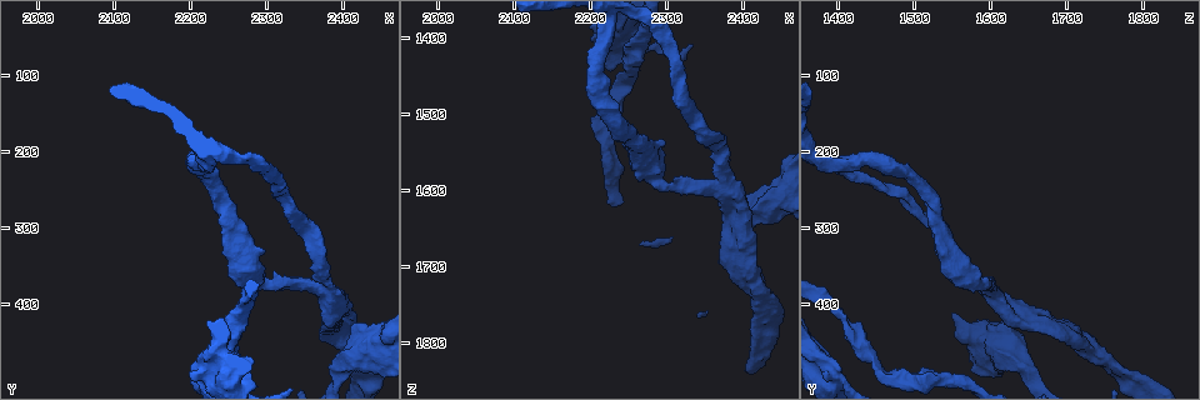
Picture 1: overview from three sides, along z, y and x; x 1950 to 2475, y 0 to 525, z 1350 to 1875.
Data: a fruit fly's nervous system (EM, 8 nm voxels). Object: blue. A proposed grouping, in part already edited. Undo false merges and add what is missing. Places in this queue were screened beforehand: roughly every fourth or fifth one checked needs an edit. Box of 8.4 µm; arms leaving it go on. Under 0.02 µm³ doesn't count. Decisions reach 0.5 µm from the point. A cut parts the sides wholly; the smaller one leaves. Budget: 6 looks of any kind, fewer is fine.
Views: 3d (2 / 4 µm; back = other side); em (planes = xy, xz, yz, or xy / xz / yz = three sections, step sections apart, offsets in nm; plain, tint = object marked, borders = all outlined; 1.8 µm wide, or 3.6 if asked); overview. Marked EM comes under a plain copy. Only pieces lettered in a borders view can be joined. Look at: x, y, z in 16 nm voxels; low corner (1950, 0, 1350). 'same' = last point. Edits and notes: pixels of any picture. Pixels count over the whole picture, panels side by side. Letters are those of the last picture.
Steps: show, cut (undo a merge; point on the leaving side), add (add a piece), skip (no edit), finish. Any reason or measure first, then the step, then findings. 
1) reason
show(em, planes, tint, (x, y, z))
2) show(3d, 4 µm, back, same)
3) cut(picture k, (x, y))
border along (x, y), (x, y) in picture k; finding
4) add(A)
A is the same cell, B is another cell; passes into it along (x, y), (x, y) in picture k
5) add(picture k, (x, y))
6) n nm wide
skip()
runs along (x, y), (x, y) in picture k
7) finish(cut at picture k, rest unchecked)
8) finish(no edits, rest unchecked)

an open end
show(3d, 2 µm, (2200, 495, 1385))

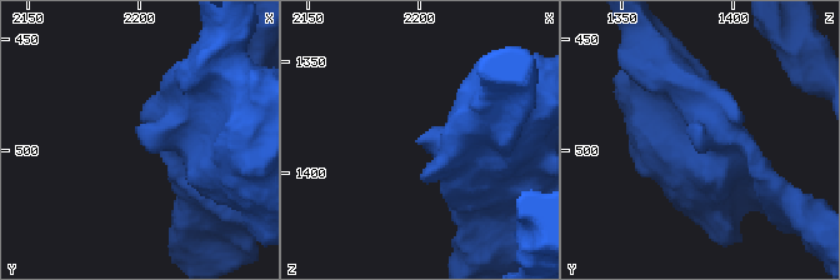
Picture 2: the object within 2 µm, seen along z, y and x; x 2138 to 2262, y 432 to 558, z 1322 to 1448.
show(em, 3.6 µm, xy, step 16, borders, (2200, 497, 1385))

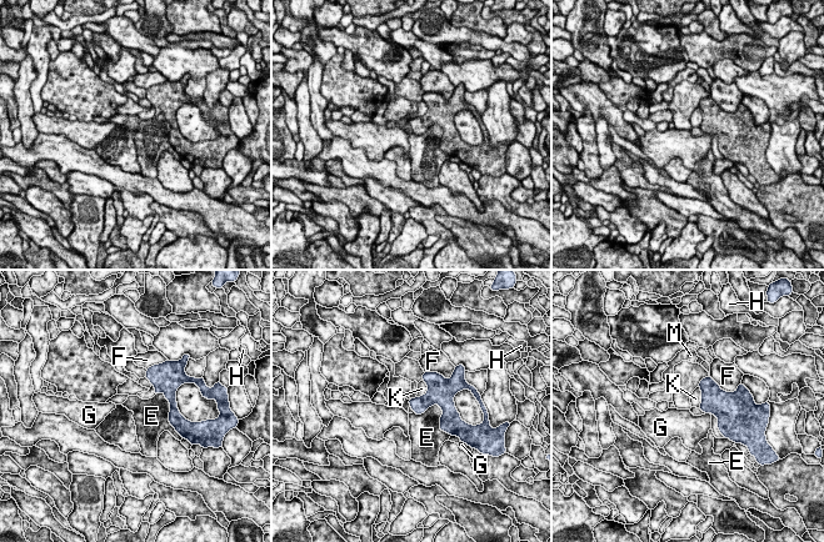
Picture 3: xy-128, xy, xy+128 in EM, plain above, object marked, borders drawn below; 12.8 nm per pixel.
show(em, 3.6 µm, planes, borders, same)

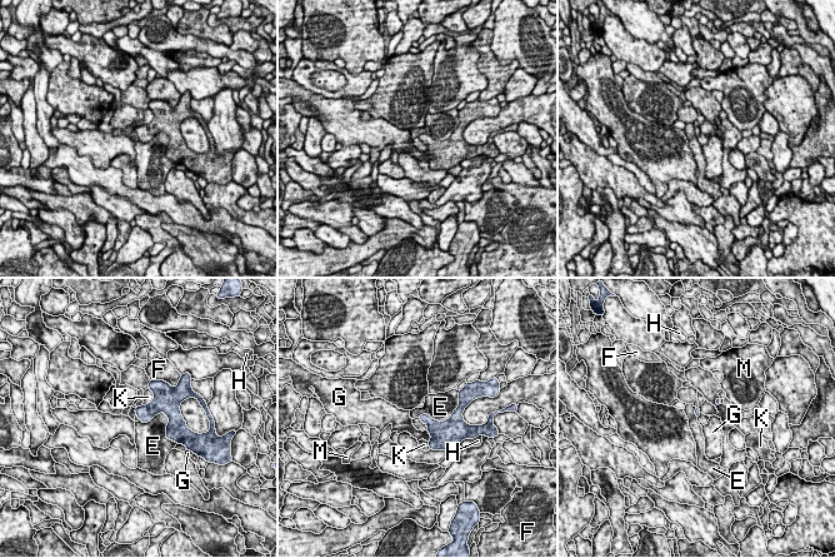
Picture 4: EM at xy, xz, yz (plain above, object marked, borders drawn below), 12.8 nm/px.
skip()
E, F, G, H, K and M are other cells; border along (139, 421), (163, 413), (174, 442) in picture 4; none of them fits

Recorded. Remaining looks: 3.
closes a loop
show(em, 3.6 µm, planes, tint, (2320, 245, 1465))

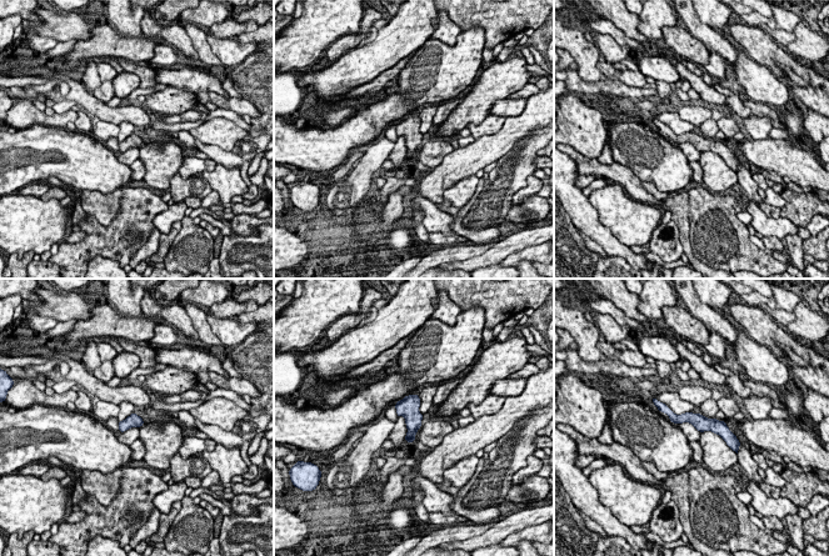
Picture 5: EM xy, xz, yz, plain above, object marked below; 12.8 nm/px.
show(em, 3.6 µm, planes, borders, same)

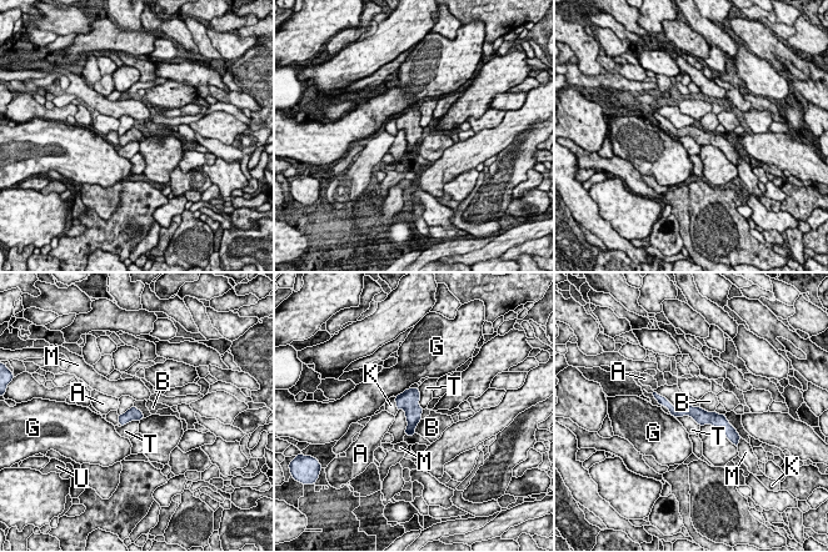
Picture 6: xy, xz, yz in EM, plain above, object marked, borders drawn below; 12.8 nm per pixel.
160 nm wide
skip()
A, B, G, K, M, T and U are other cells; runs along (662, 400), (674, 411), (727, 426) in picture 6; one neuron here

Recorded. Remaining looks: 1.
finish(no edits, rest unchecked)

